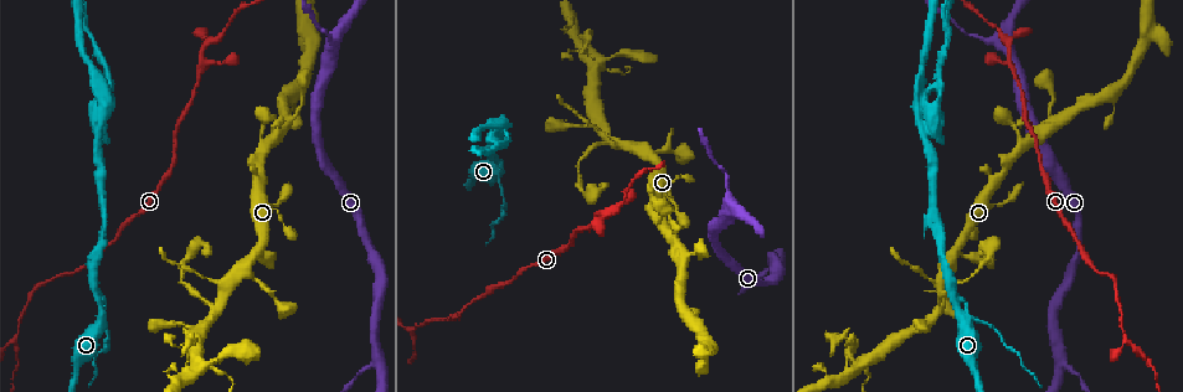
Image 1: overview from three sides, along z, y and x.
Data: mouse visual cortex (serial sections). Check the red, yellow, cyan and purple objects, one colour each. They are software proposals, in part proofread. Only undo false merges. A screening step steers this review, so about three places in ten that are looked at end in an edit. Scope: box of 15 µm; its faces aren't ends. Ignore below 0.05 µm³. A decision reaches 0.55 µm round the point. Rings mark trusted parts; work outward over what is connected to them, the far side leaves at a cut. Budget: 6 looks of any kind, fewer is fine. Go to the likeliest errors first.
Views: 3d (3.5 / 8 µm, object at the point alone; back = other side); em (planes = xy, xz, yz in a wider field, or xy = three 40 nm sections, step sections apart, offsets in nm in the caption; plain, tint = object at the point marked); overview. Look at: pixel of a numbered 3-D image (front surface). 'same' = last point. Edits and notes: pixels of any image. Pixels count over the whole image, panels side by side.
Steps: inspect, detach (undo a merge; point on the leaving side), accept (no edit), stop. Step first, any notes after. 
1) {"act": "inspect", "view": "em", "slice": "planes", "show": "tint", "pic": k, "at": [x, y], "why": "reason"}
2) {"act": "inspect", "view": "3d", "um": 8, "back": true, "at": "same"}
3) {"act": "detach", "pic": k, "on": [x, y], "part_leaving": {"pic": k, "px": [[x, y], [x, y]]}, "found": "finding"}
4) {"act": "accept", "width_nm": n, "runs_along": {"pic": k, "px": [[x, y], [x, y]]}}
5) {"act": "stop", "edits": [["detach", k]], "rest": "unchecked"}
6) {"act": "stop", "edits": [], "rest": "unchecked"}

{"act": "inspect", "view": "3d", "um": 8, "pic": 1, "at": [103, 320], "why": "abrupt turn"}

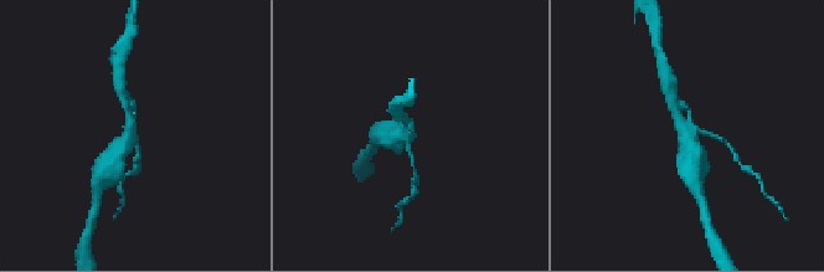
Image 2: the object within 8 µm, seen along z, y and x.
{"act": "inspect", "view": "em", "slice": "xy", "step": 2, "show": "tint", "pic": 2, "at": [691, 132], "arms": 3, "arm_widths_nm": [150, 250, 500]}

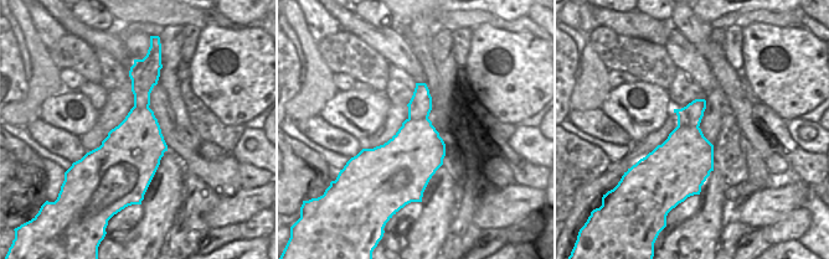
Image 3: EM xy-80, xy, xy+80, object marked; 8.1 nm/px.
{"act": "detach", "pic": 2, "on": [415, 181], "width_nm": 460, "found": "a second cell is stuck on"}

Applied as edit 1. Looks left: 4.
{"act": "inspect", "view": "overview", "why": "see it whole again"}

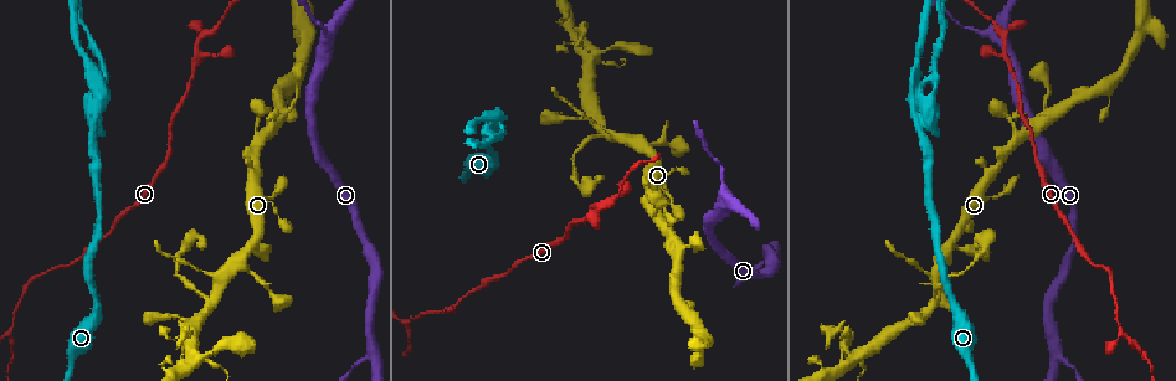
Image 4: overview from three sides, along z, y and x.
{"act": "inspect", "view": "3d", "um": 3.5, "pic": 4, "at": [94, 127], "why": "arms part here"}

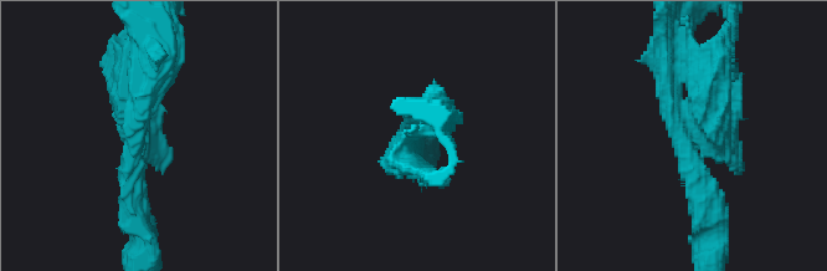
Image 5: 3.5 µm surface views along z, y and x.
{"act": "inspect", "view": "em", "slice": "xy", "step": 1, "show": "tint", "pic": 5, "at": [683, 140]}

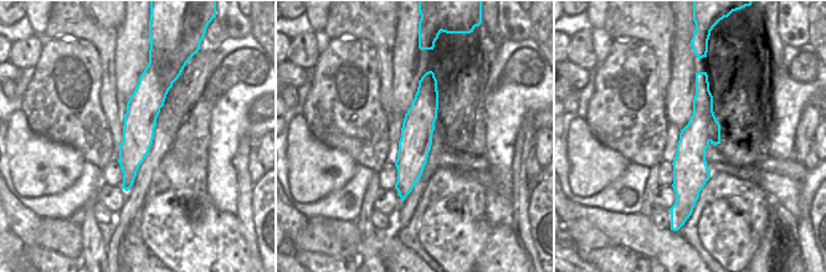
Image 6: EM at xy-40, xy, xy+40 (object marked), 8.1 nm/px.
{"act": "detach", "pic": 5, "on": [717, 91], "found": "a second cell is stuck on"}

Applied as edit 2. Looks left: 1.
{"act": "stop", "edits": [["detach", 2], ["detach", 5]], "rest": "unchecked"}

